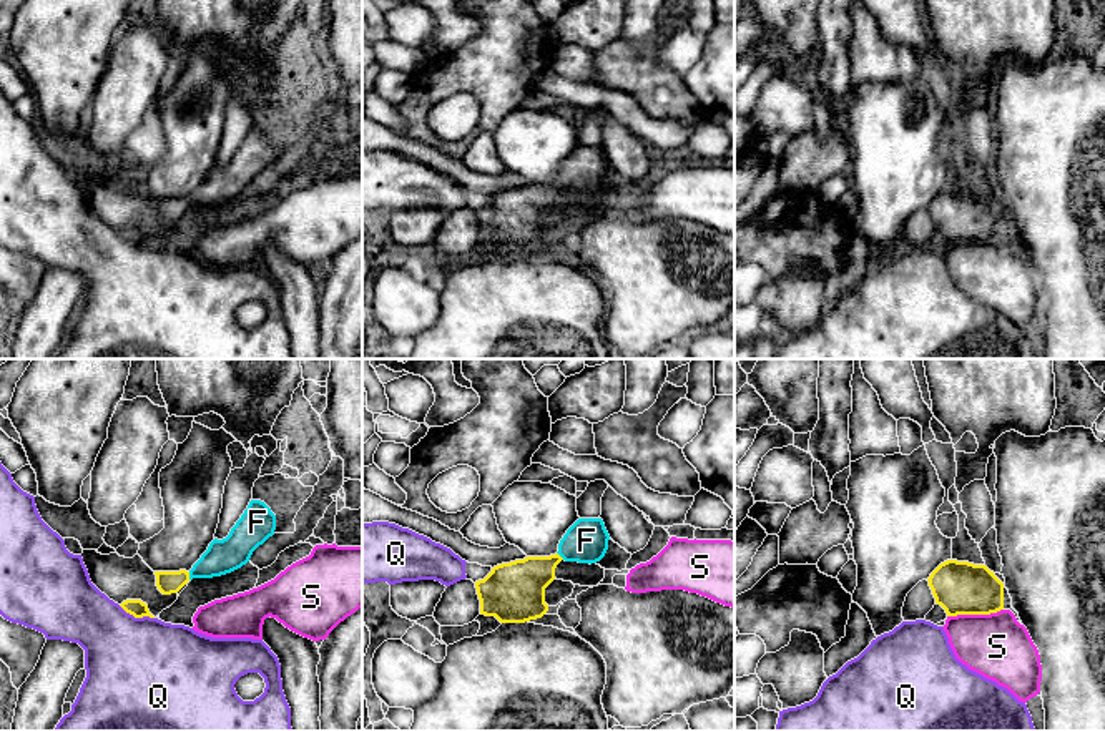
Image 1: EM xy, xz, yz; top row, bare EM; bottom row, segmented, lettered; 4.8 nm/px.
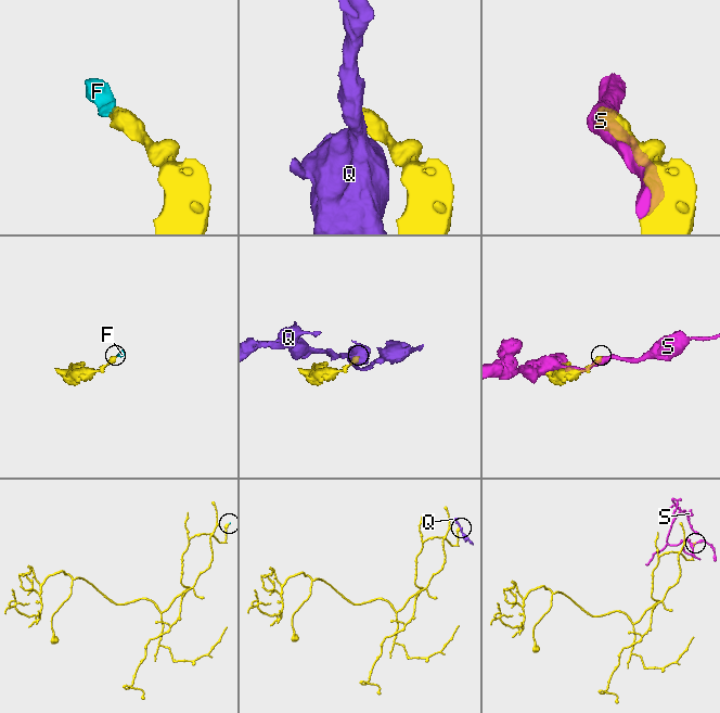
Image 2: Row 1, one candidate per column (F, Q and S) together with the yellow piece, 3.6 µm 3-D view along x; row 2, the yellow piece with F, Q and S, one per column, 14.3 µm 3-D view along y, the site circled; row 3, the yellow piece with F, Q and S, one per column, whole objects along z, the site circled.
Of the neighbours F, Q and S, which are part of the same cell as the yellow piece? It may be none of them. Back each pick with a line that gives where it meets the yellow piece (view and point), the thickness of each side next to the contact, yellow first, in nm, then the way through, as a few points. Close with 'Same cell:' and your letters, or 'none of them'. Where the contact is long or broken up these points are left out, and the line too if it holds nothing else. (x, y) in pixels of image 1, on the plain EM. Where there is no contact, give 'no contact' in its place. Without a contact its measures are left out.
F: contact xy (188, 203); calibres 110 and 160 nm; way xy (168, 210), (188, 203), (230, 181)
Same cell: F

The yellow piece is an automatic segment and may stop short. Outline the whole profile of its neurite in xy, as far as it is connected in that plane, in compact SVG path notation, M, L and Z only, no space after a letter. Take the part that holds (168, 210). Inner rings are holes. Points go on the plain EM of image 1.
M251 128L241 146L223 168L214 166L189 199L155 199L163 223L178 221L193 206L213 206L246 193L253 179L276 158L276 143L261 128Z

